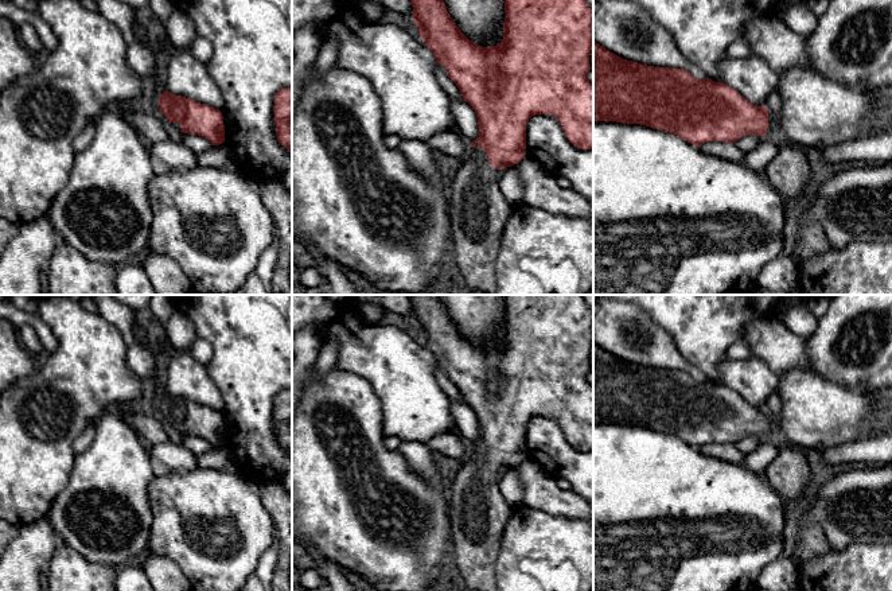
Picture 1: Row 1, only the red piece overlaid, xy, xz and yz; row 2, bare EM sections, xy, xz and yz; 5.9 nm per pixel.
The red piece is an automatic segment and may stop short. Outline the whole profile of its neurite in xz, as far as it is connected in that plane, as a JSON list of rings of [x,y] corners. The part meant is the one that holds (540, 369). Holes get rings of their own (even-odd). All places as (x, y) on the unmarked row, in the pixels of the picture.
[[[409,295],[410,306],[413,308],[413,322],[418,328],[421,341],[425,347],[435,355],[437,366],[443,366],[447,370],[448,378],[459,389],[461,398],[468,404],[476,415],[479,427],[479,439],[472,443],[471,451],[466,460],[461,463],[460,470],[451,483],[447,485],[447,497],[451,510],[451,534],[453,544],[453,568],[460,578],[460,582],[466,591],[496,591],[496,559],[499,555],[502,536],[507,521],[513,514],[513,506],[506,501],[499,490],[499,477],[505,468],[511,468],[519,464],[526,456],[526,425],[530,419],[535,416],[552,416],[554,417],[566,438],[566,440],[580,451],[593,450],[593,386],[588,381],[588,373],[592,370],[589,365],[589,357],[593,342],[593,312],[585,303],[581,295],[505,295],[505,314],[503,323],[503,341],[496,347],[482,349],[470,342],[452,322],[447,312],[447,308],[441,300],[441,295]]]

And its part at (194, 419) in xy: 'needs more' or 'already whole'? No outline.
needs more

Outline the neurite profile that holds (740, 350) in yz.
[[[739,339],[728,350],[728,357],[736,361],[748,359],[753,355],[752,349],[745,339]]]

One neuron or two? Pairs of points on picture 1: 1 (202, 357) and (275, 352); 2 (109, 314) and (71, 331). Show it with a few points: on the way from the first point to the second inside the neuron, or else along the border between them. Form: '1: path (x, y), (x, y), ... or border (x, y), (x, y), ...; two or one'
1: border (198, 337), (211, 348), (211, 358), (205, 365); two
2: border (97, 311), (117, 329), (124, 339); two

